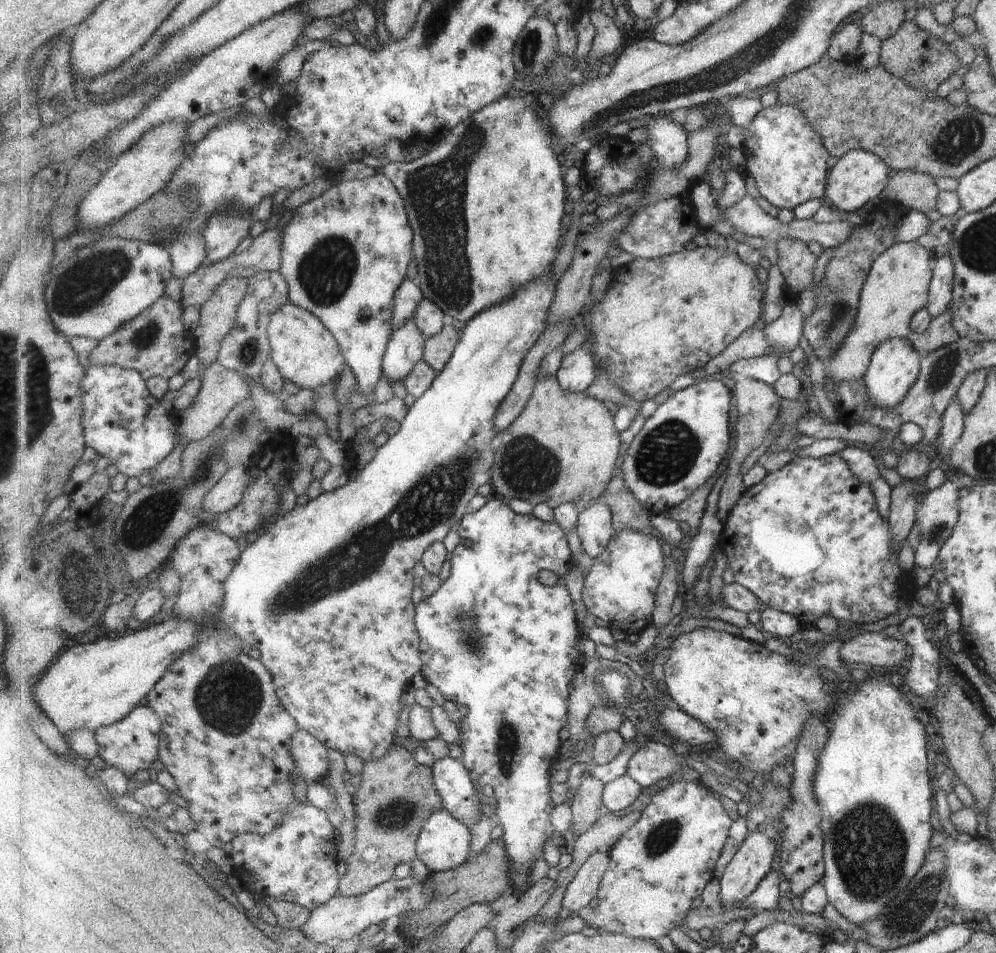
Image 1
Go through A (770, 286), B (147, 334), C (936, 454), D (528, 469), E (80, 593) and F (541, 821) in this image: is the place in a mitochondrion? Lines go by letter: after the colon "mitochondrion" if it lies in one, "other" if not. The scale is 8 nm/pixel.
A: other
B: mitochondrion
C: other
D: mitochondrion
E: mitochondrion
F: other

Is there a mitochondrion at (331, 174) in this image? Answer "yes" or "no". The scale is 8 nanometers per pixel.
no

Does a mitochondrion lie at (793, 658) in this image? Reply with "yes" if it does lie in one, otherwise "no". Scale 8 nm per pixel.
no

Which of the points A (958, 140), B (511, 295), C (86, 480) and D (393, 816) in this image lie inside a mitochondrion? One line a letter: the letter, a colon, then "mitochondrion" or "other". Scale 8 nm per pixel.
A: mitochondrion
B: other
C: other
D: mitochondrion

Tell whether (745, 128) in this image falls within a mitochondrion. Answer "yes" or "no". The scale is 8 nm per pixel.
no

